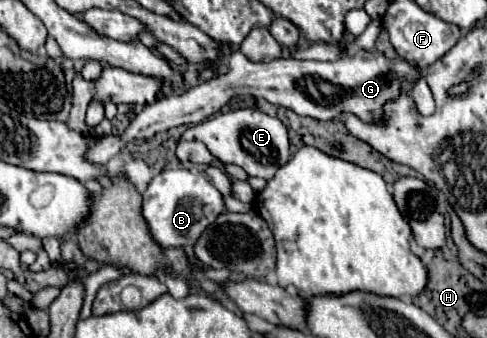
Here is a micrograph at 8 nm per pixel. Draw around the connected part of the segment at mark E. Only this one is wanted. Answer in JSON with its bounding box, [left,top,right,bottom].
[181,109,291,179]

